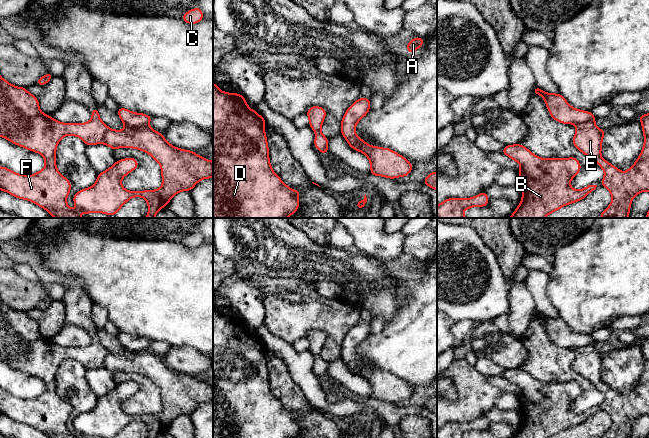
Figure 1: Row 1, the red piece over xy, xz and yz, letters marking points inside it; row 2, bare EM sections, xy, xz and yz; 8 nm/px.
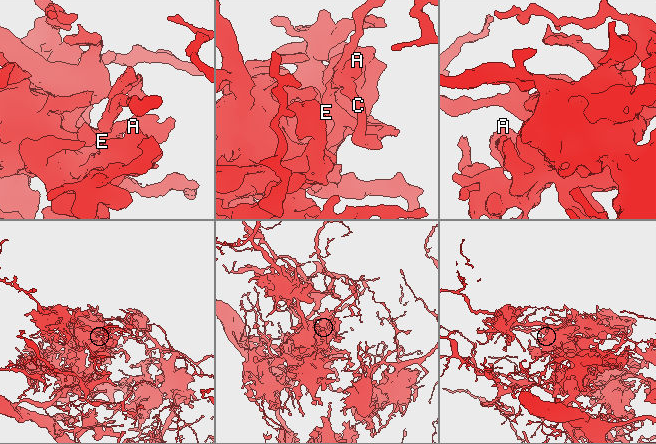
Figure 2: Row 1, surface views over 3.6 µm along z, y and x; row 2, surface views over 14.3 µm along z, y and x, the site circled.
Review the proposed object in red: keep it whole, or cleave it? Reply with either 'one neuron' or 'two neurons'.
one neuron

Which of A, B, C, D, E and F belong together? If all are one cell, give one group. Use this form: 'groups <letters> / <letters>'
groups A B C D E F

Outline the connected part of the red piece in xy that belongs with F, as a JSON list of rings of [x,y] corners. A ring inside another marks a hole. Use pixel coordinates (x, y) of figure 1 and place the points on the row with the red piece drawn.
[[[0,77],[0,137],[6,138],[8,141],[15,145],[21,146],[27,150],[31,150],[38,154],[41,154],[45,160],[45,167],[32,175],[18,174],[10,169],[1,166],[0,167],[0,190],[8,192],[12,196],[18,199],[28,200],[40,206],[49,212],[50,216],[54,218],[82,218],[80,214],[85,212],[90,213],[103,213],[106,215],[115,215],[120,208],[133,197],[142,197],[148,204],[148,213],[145,218],[155,218],[157,212],[166,207],[168,202],[181,191],[191,191],[194,186],[201,180],[207,178],[213,178],[213,161],[207,160],[205,157],[198,156],[195,151],[189,151],[172,146],[160,133],[155,131],[149,126],[152,119],[150,115],[135,113],[125,108],[119,107],[117,114],[126,127],[125,130],[114,130],[109,128],[101,119],[98,113],[98,108],[95,107],[92,111],[92,118],[86,123],[62,123],[49,115],[44,114],[39,108],[39,101],[37,97],[29,93],[24,87],[17,87],[10,84],[7,80]],[[67,135],[73,135],[79,137],[87,146],[96,144],[106,144],[111,149],[117,148],[134,148],[137,150],[148,153],[160,166],[162,176],[162,186],[156,190],[145,191],[128,191],[122,184],[121,180],[130,172],[138,168],[138,160],[135,158],[125,158],[118,160],[109,169],[98,173],[97,181],[89,188],[78,191],[73,201],[76,206],[76,210],[72,210],[67,202],[66,198],[71,190],[71,182],[58,172],[56,167],[56,148],[60,140]]]

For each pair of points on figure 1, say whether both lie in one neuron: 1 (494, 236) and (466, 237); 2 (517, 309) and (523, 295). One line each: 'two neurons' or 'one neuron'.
1: two neurons
2: one neuron

